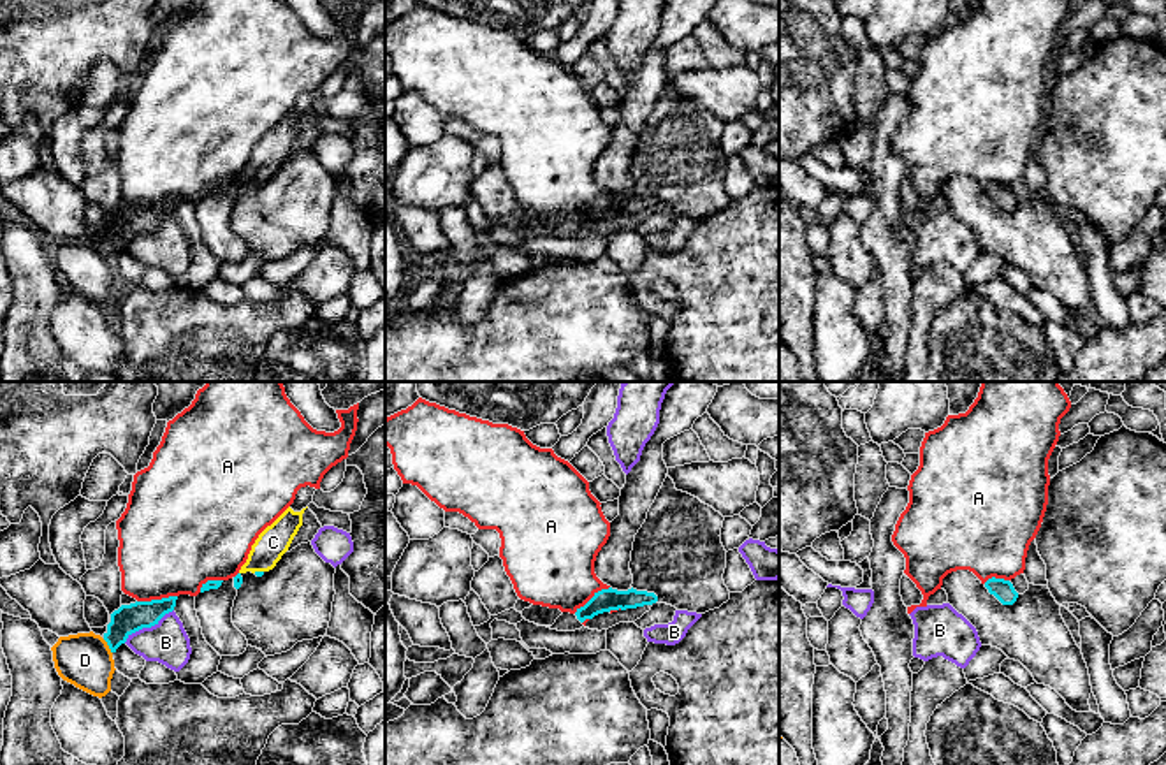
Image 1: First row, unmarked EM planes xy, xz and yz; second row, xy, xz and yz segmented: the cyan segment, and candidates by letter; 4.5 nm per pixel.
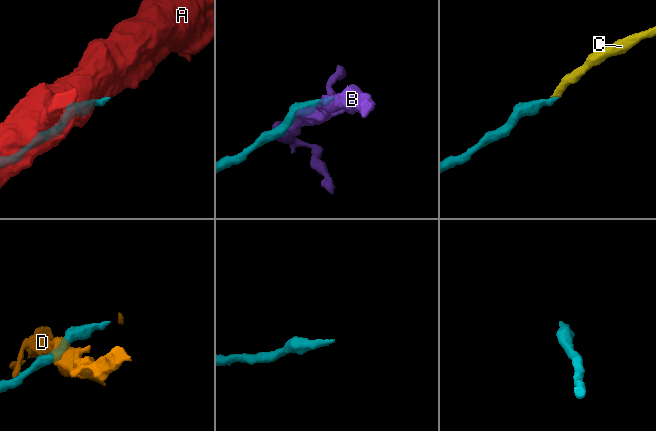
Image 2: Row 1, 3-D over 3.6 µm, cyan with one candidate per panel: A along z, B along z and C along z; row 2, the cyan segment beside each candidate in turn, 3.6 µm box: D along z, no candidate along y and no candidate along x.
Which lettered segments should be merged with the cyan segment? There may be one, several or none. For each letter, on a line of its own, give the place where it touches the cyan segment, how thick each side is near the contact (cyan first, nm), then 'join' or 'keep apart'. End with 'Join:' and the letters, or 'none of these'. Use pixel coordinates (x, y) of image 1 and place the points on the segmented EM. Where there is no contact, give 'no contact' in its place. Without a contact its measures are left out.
A: xy (157, 600) | 140/440 nm | keep apart
B: xy (148, 626) | 140/190 nm | keep apart
C: xy (257, 572) | 30/150 nm | join
D: xy (108, 644) | 140/260 nm | keep apart
Join: C

